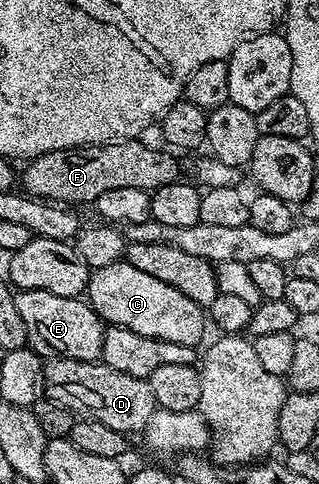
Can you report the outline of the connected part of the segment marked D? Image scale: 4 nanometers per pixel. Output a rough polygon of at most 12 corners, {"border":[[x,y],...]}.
{"border":[[103,361],[45,362],[44,397],[126,436],[158,409]]}

